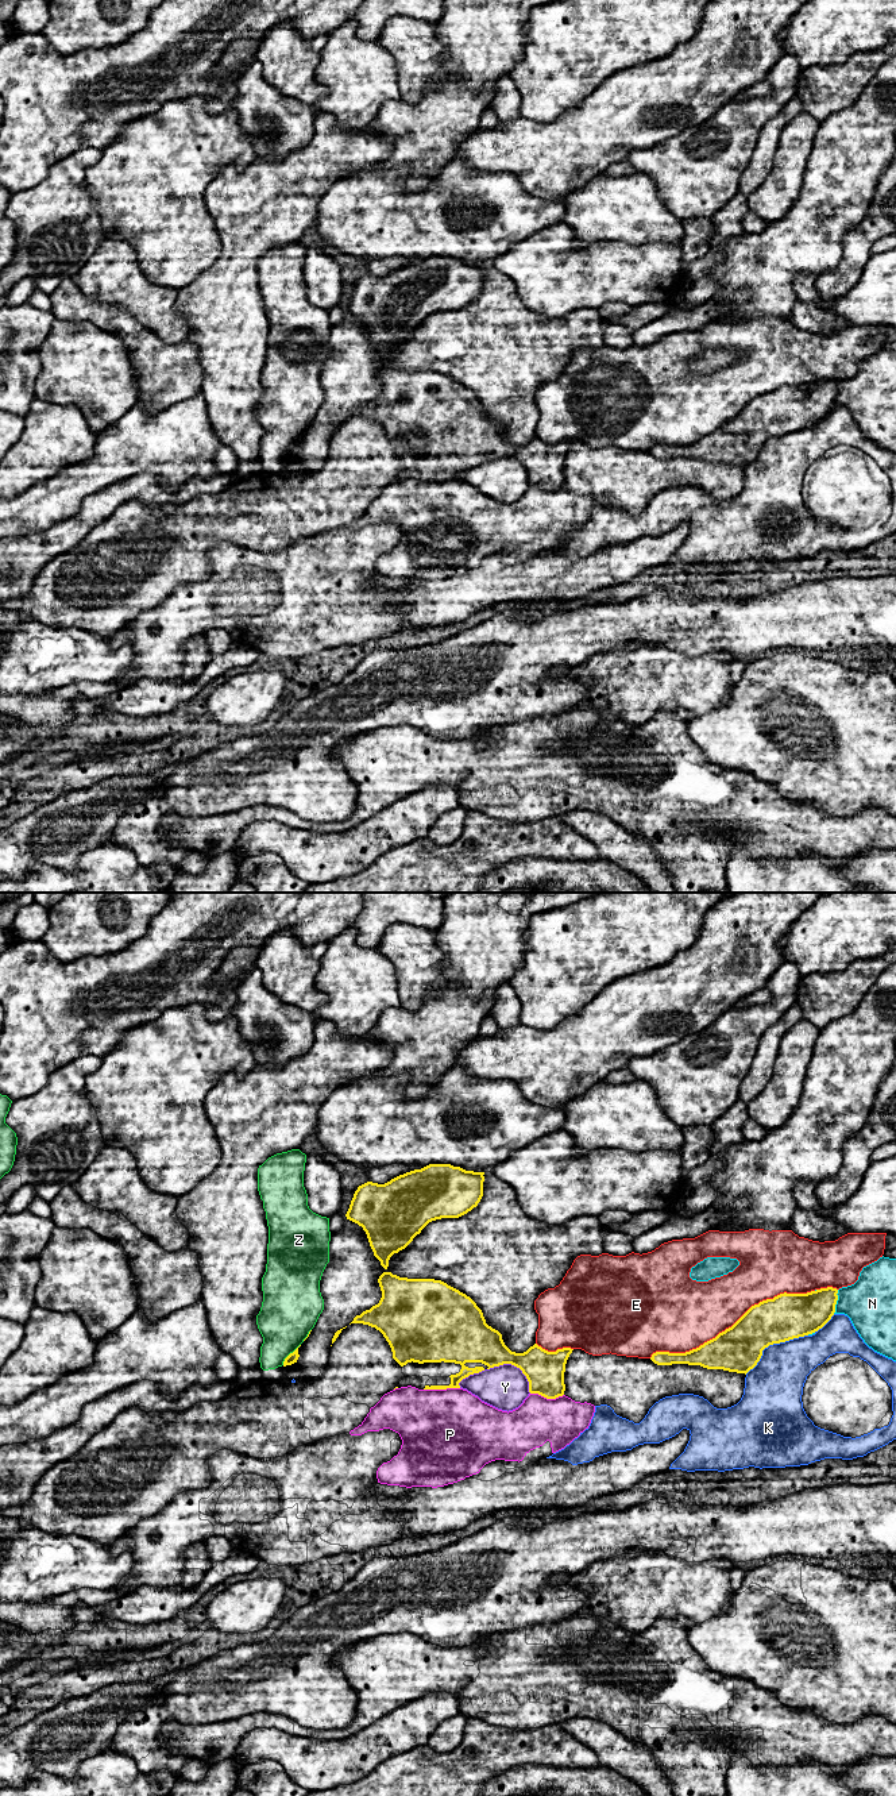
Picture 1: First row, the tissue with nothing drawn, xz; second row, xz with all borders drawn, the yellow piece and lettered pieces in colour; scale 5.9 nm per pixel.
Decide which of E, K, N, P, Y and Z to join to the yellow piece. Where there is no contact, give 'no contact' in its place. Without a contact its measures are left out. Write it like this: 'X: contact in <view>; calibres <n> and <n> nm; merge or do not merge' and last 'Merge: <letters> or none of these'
E: contact in xz; calibres 280 and 380 nm; do not merge
K: contact in xz; calibres 280 and 340 nm; do not merge
N: contact in xz; calibres 260 and 300 nm; do not merge
P: contact in xz; calibres 180 and 500 nm; do not merge
Y: contact in xz; calibres 220 and 260 nm; do not merge
Z: contact in xz; calibres 60 and 320 nm; do not merge
Merge: none of these

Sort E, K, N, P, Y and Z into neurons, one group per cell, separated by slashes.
E / K / N / P / Y / Z

